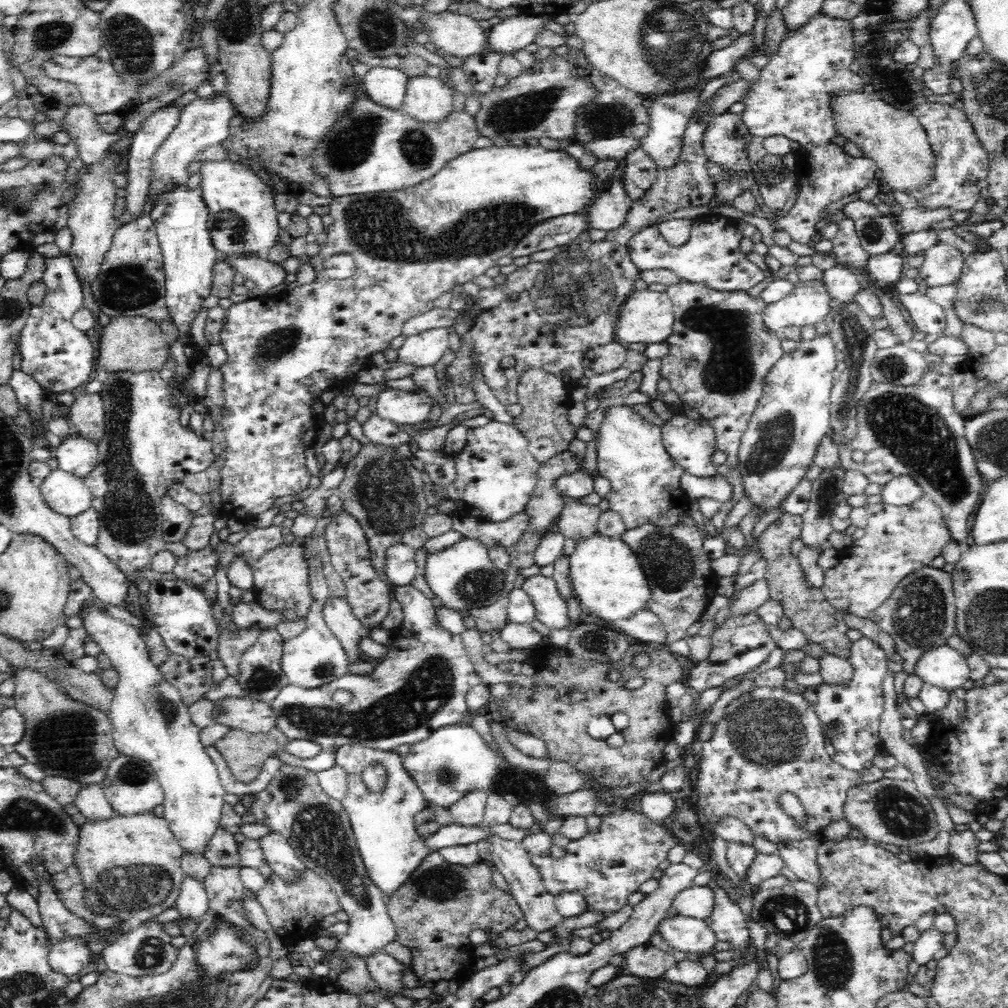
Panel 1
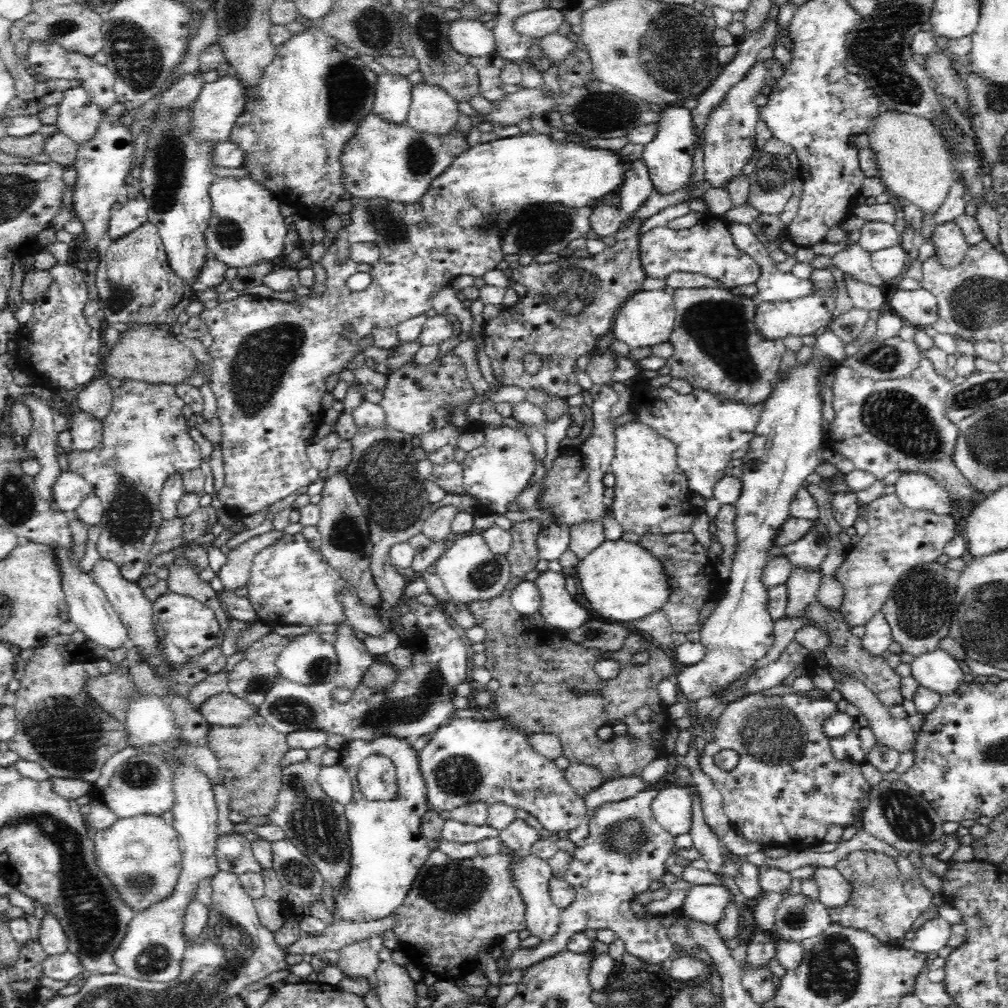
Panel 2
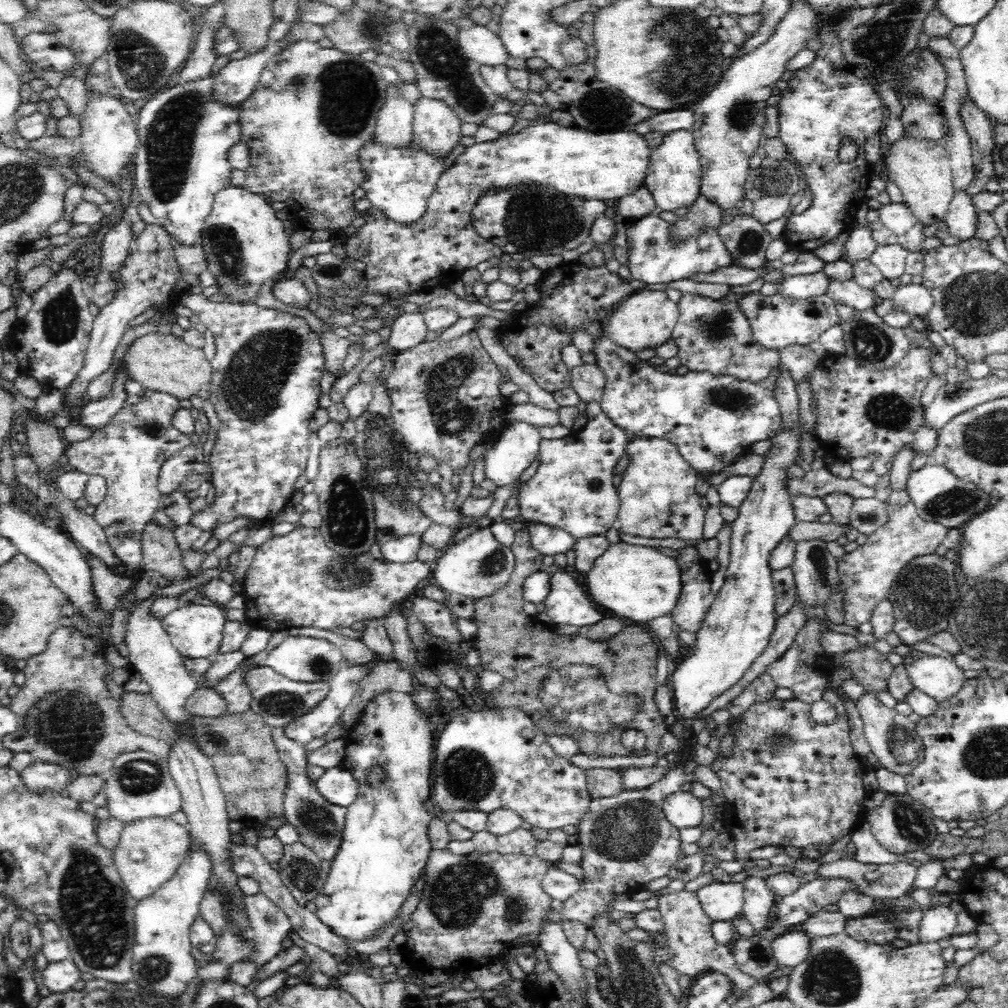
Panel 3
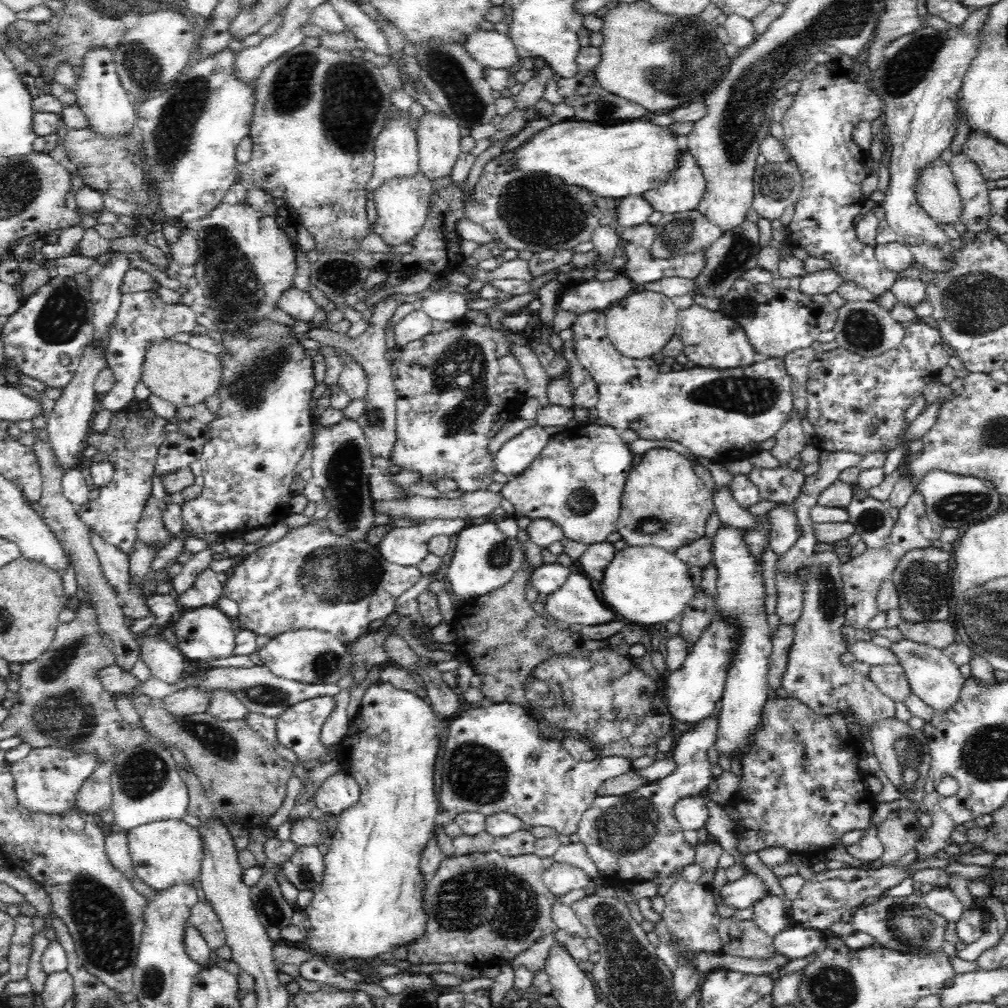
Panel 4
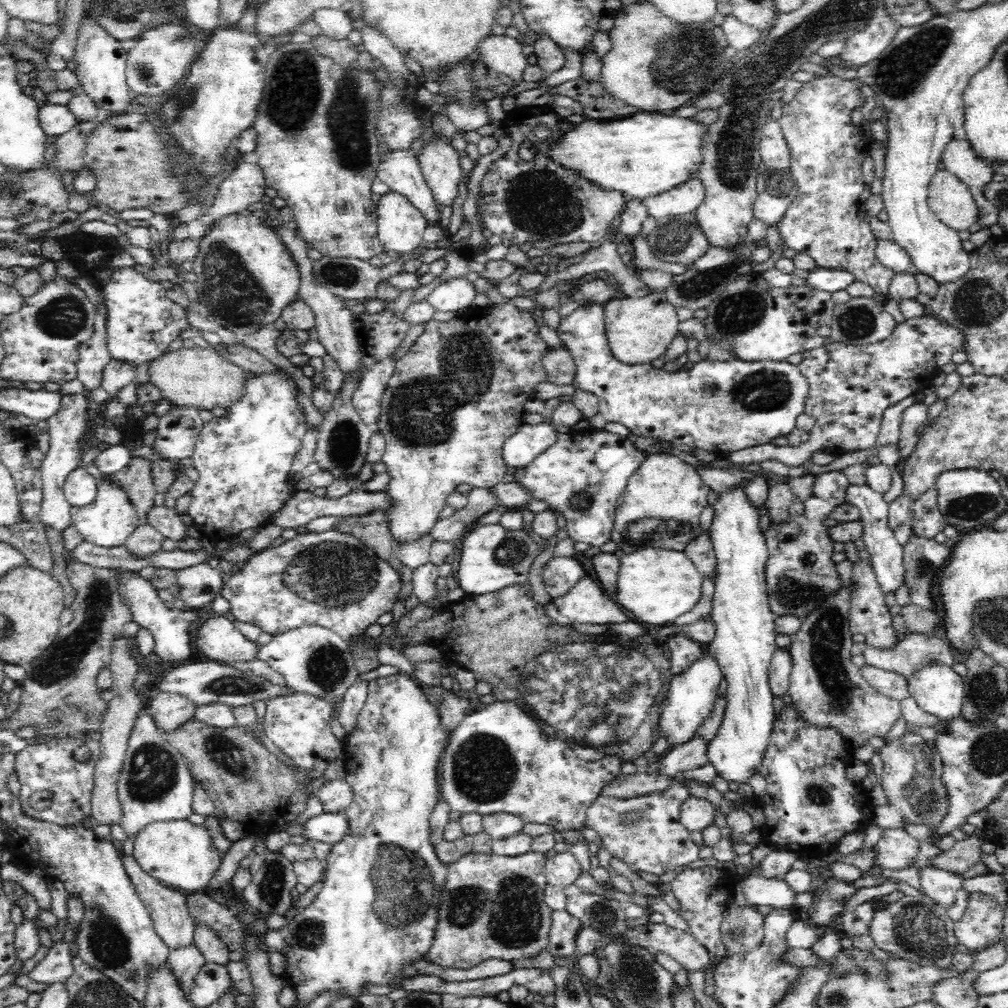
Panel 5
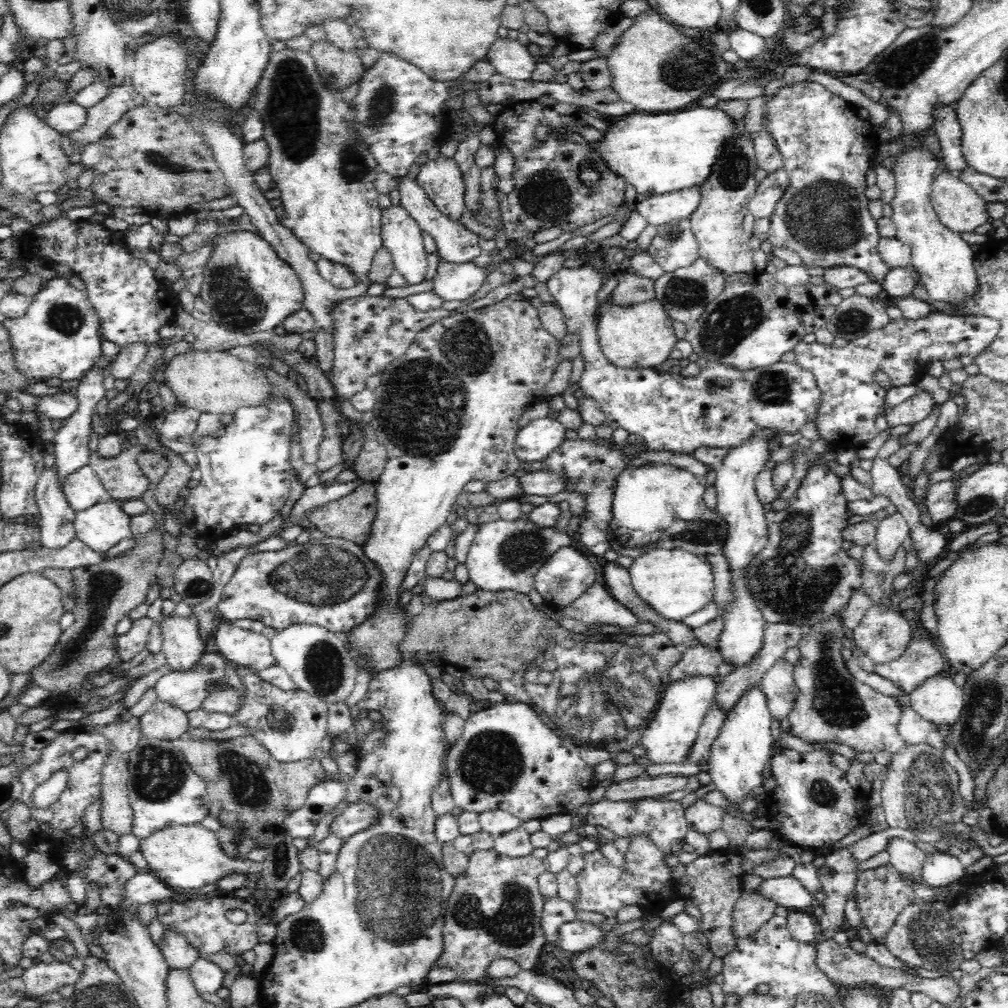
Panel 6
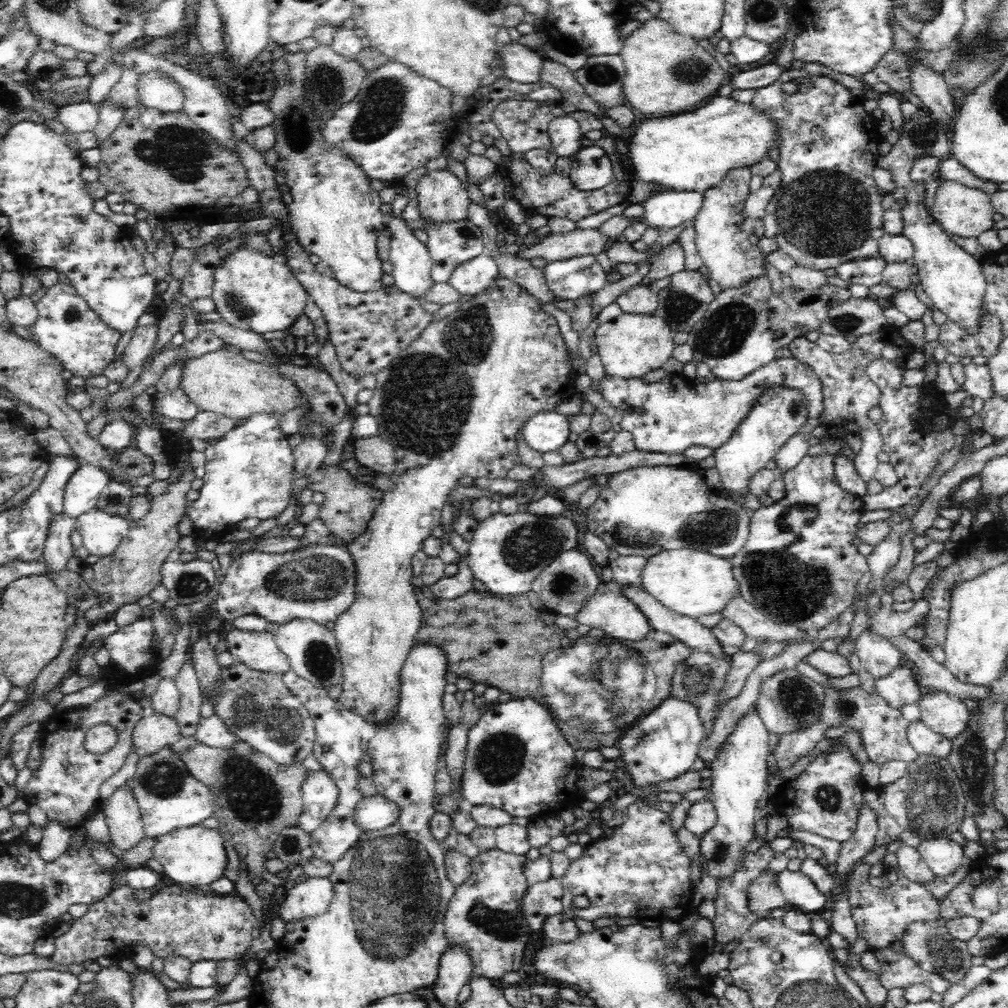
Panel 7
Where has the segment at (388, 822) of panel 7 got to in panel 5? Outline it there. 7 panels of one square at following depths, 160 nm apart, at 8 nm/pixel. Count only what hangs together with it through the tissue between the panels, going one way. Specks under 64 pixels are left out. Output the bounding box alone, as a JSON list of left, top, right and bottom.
[303,813,349,846]

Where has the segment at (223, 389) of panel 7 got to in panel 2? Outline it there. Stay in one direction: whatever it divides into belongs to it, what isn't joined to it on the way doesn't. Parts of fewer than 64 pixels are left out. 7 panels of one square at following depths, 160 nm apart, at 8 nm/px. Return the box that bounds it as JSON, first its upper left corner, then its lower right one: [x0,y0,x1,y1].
[104,324,199,386]

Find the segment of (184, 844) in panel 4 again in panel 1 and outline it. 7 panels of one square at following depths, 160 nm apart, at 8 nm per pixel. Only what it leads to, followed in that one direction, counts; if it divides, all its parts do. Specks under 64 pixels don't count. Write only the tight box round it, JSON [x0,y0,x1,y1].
[74,813,185,927]

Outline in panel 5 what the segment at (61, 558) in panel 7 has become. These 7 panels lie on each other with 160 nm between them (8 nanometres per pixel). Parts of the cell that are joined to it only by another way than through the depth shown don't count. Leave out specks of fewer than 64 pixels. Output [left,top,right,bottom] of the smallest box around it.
[38,393,88,532]

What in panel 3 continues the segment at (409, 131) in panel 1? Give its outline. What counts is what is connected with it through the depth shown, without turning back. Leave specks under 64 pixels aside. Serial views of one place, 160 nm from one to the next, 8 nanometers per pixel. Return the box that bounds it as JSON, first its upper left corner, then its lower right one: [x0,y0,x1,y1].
[357,140,445,223]

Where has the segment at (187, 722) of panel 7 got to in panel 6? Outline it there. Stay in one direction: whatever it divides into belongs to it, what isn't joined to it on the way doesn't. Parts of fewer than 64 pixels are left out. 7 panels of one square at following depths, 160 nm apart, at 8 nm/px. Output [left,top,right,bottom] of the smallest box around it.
[160,615,206,671]

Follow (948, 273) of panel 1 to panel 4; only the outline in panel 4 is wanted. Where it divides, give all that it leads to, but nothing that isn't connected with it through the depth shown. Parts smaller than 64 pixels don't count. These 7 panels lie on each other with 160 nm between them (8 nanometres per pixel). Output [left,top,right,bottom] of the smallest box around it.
[949,154,991,232]

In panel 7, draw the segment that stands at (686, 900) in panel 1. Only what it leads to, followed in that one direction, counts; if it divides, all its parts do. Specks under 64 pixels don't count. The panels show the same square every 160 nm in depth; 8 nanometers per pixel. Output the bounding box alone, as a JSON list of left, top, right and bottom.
[776,869,830,914]

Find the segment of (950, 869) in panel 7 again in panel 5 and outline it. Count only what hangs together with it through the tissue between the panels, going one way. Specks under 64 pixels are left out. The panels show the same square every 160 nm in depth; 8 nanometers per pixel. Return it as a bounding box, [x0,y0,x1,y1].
[917,866,965,910]

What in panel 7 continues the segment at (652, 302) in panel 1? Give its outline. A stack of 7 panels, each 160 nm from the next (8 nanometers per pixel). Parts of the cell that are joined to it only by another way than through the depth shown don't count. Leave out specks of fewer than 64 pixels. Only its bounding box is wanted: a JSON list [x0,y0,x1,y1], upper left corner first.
[595,313,675,379]

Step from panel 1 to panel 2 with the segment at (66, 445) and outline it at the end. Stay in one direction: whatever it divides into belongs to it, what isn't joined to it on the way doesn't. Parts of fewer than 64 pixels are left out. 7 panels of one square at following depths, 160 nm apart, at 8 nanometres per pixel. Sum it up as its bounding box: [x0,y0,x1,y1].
[65,409,103,454]

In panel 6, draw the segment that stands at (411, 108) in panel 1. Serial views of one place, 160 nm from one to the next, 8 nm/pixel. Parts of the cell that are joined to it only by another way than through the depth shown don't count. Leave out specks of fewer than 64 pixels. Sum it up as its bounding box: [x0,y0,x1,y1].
[416,156,465,219]

